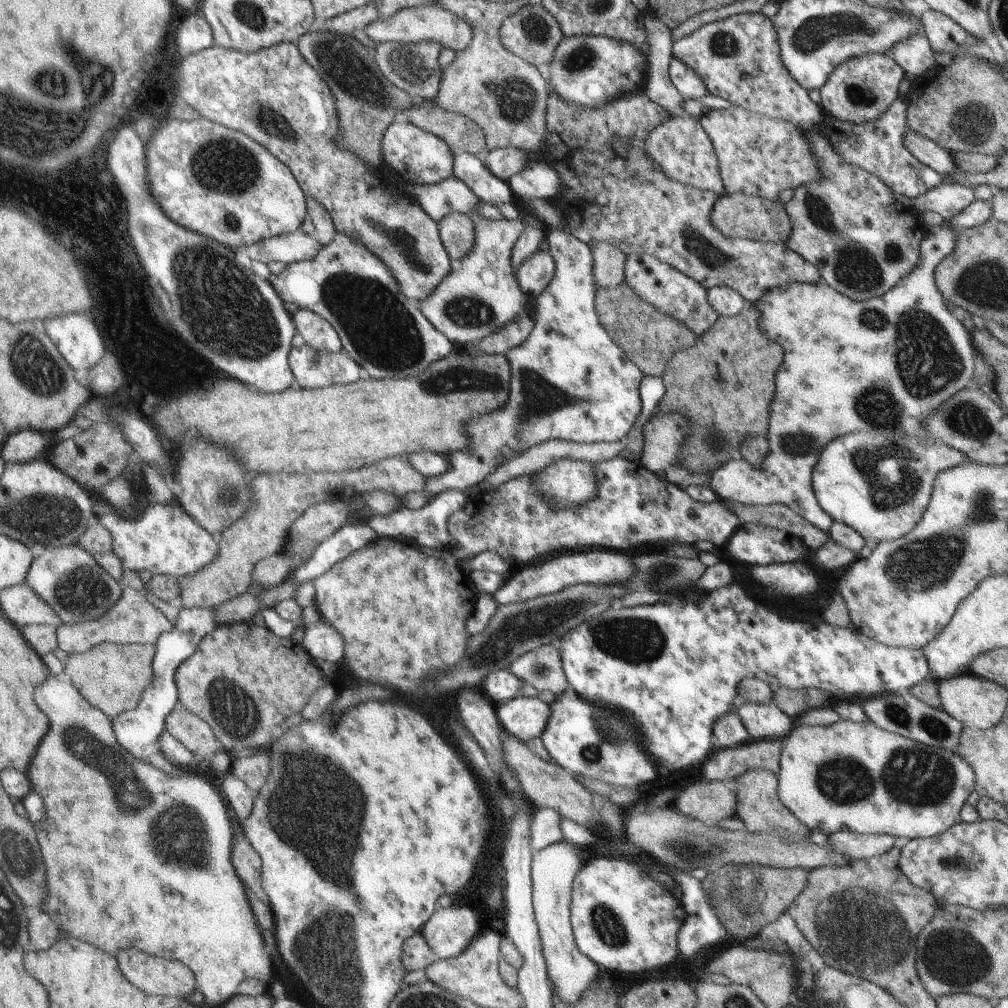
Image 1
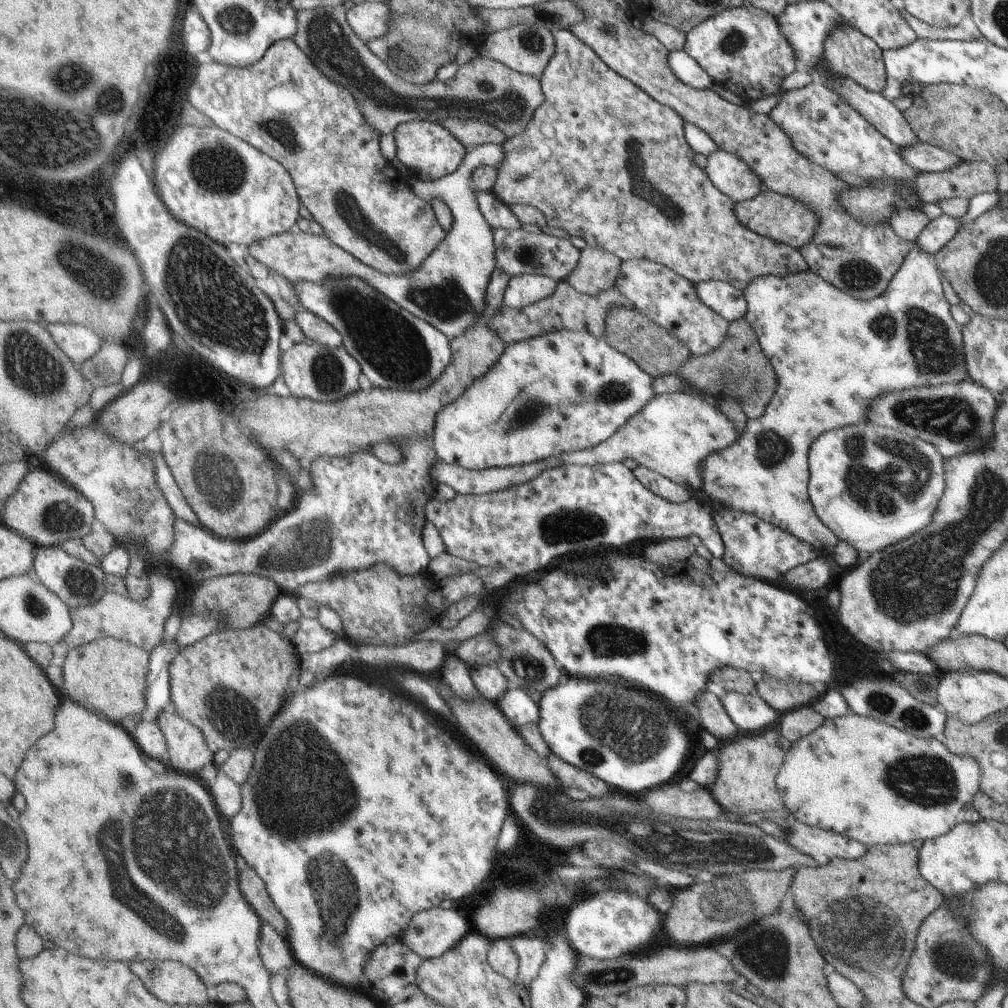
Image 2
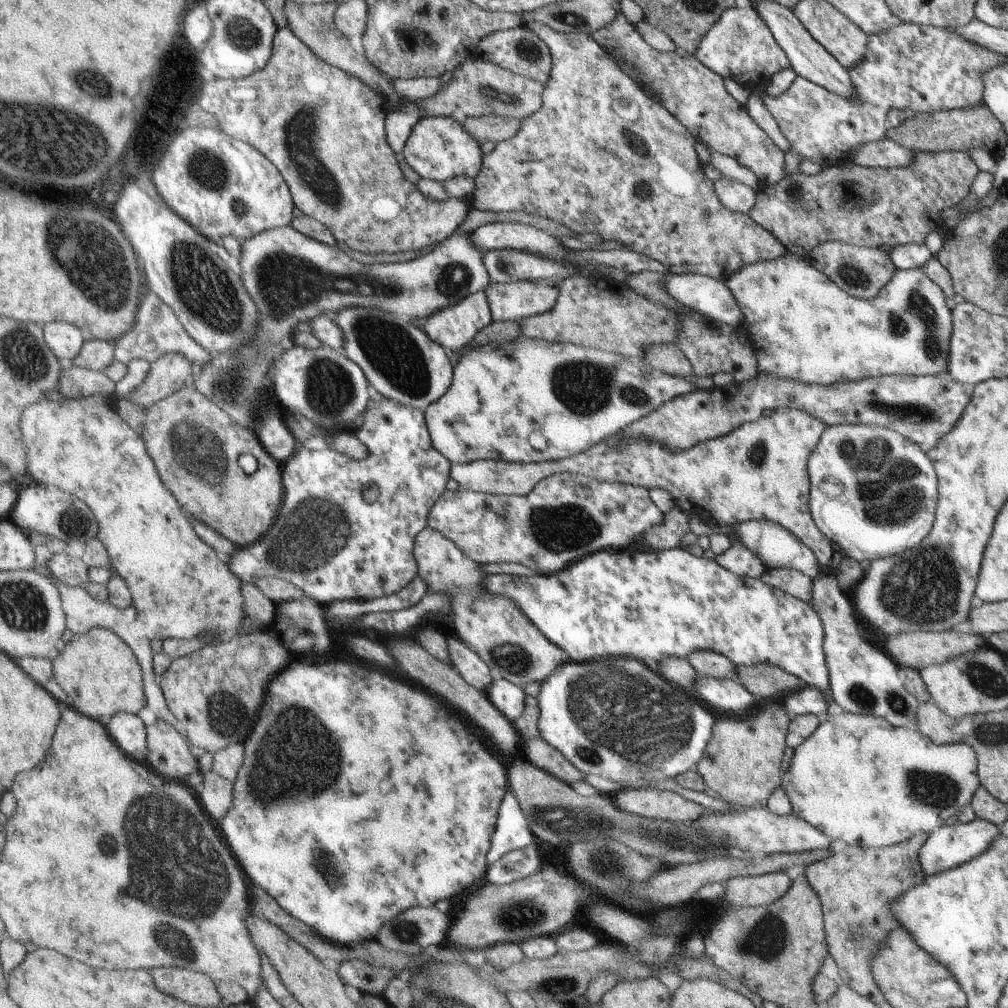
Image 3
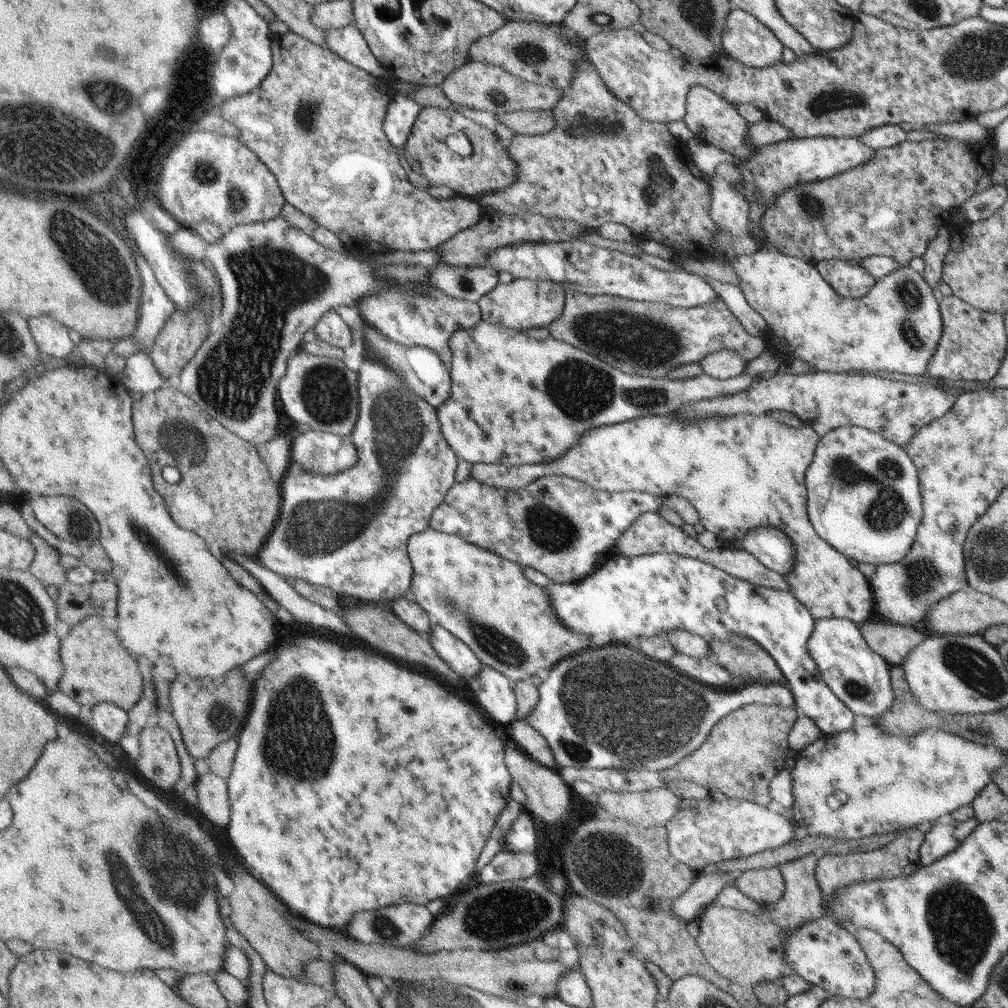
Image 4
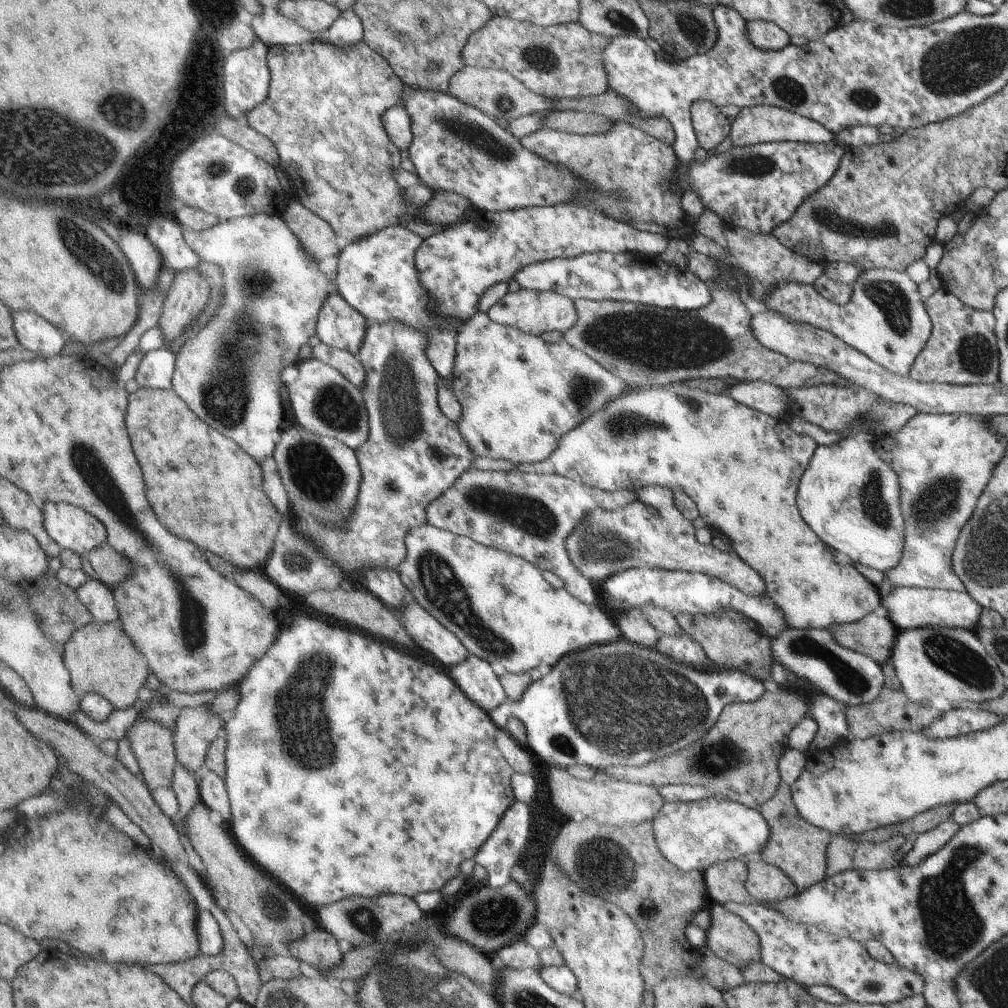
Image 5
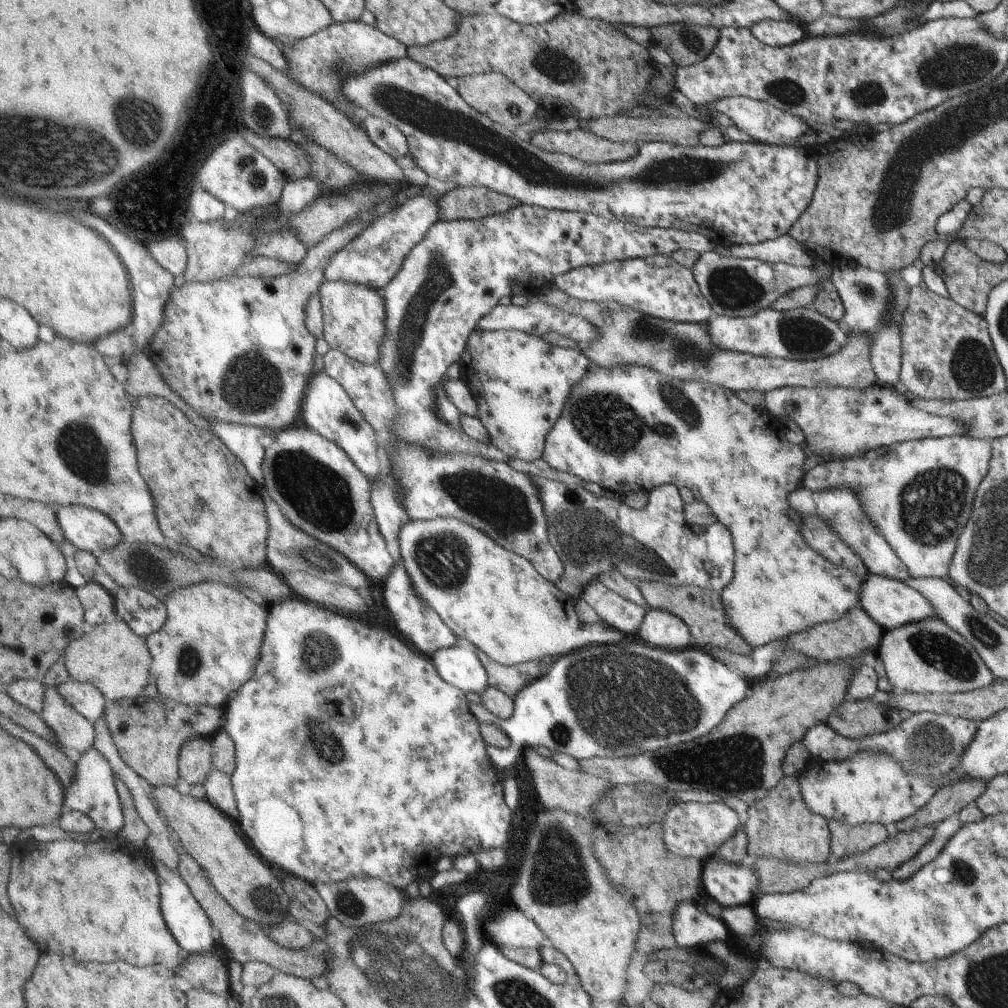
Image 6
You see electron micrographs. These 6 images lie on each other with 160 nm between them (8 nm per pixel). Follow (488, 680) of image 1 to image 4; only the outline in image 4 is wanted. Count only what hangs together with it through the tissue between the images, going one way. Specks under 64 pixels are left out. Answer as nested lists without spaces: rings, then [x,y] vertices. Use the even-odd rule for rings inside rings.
[[[431,624],[426,636],[431,648],[458,678],[463,678],[467,682],[482,668],[472,649],[442,626]]]

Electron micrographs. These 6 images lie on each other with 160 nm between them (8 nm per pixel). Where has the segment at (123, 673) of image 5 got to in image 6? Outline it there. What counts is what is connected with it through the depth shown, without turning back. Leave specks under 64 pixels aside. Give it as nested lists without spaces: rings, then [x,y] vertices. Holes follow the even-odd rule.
[[[121,619],[101,624],[91,632],[72,640],[64,651],[65,666],[70,678],[91,682],[97,686],[108,702],[123,698],[139,698],[141,690],[150,684],[151,674],[147,668],[147,640],[139,636]]]

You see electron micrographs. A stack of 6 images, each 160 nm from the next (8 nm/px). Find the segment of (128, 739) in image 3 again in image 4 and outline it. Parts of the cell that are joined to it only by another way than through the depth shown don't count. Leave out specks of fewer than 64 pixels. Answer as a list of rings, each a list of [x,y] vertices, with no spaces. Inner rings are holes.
[[[107,701],[92,706],[91,712],[94,734],[101,739],[118,744],[121,737],[127,732],[128,712]]]

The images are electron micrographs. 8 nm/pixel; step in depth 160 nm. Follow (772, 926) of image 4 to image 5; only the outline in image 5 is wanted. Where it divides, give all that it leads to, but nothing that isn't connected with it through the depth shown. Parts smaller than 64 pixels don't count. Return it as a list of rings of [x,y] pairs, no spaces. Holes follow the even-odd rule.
[[[782,782],[776,795],[756,810],[771,826],[771,836],[758,852],[760,858],[782,870],[795,883],[798,892],[823,880],[823,874],[826,873],[825,846],[830,843],[829,834],[827,830],[812,825],[799,815],[791,797],[790,785]],[[714,904],[710,915],[711,922],[705,930],[705,946],[717,958],[736,966],[738,970],[749,961],[760,960],[760,941],[743,918],[721,904]]]

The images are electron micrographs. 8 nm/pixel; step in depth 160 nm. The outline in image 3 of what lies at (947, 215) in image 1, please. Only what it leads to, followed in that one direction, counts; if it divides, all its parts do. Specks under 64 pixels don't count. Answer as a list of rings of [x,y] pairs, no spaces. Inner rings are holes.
[[[785,250],[784,254],[771,260],[759,261],[753,264],[744,264],[739,271],[732,272],[725,284],[732,291],[736,303],[745,318],[745,325],[749,330],[751,347],[757,361],[756,370],[759,372],[768,372],[778,377],[786,379],[801,380],[801,382],[814,385],[828,385],[845,380],[856,381],[867,377],[885,376],[885,375],[905,375],[905,376],[929,376],[945,375],[946,362],[948,355],[948,342],[951,338],[951,317],[949,308],[945,306],[945,298],[941,289],[927,278],[927,275],[921,268],[903,269],[895,272],[892,278],[888,280],[885,286],[870,299],[860,299],[849,296],[833,284],[832,280],[815,268],[806,258],[795,253],[789,253]],[[775,409],[756,421],[742,424],[730,434],[694,444],[682,451],[668,451],[665,445],[649,439],[630,441],[618,431],[568,459],[537,463],[505,460],[453,463],[452,477],[459,488],[492,495],[523,496],[541,479],[560,472],[579,473],[608,483],[661,488],[669,492],[677,509],[687,510],[718,526],[765,519],[780,524],[807,546],[820,569],[820,566],[827,566],[835,550],[828,537],[816,527],[808,509],[807,462],[823,428],[819,419],[806,412]]]

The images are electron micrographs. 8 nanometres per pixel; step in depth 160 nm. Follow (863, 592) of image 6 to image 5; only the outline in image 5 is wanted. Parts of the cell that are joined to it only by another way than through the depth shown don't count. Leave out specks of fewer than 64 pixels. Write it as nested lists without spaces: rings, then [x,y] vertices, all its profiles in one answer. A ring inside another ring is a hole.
[[[895,587],[883,591],[881,598],[882,613],[896,624],[898,630],[936,628],[975,630],[980,605],[967,592],[958,593],[947,589],[924,589],[923,587]]]

